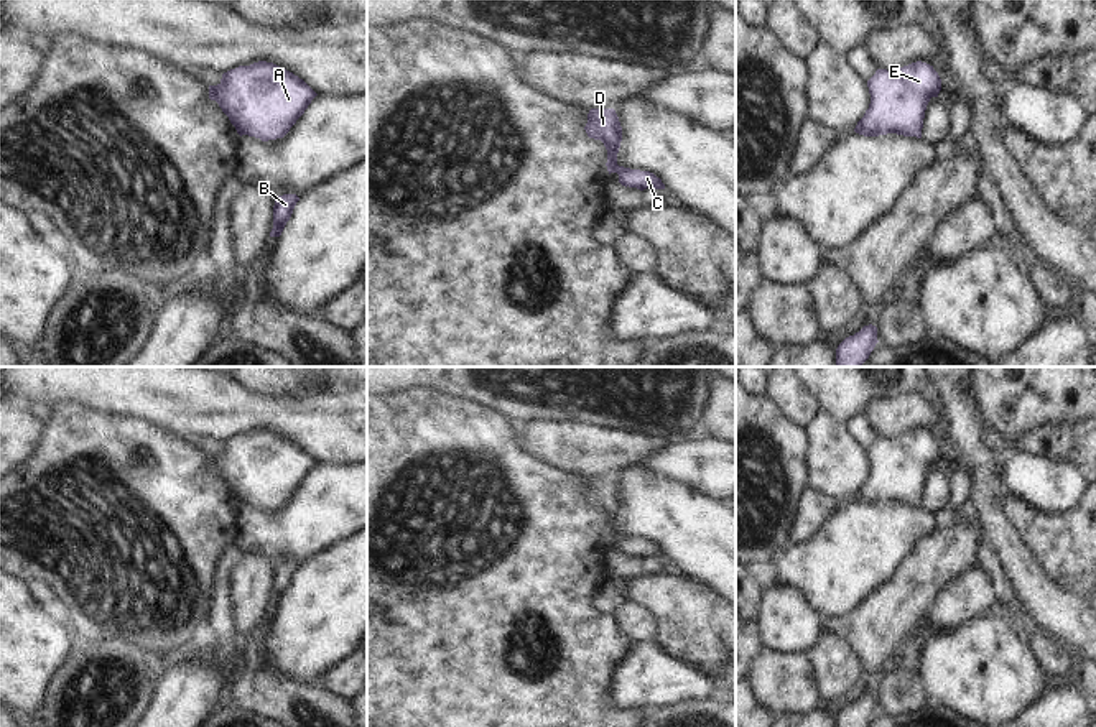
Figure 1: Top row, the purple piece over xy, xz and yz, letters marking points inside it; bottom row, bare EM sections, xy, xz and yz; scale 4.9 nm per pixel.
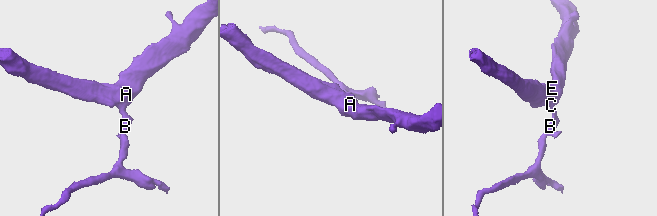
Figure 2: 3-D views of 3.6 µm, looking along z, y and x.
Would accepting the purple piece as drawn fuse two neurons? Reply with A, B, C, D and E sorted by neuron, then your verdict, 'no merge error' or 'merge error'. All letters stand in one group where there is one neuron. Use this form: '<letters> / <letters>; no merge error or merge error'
A B C D E; no merge error

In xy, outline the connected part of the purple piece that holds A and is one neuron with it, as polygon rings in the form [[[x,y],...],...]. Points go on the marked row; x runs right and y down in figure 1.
[[[267,61],[230,69],[217,86],[209,86],[209,99],[219,104],[237,133],[262,141],[283,138],[316,95],[303,79]]]

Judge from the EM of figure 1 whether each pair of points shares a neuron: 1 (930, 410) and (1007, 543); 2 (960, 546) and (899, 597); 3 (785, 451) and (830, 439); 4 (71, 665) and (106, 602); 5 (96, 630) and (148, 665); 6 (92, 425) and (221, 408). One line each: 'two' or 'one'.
1: two
2: one
3: two
4: two
5: one
6: two

